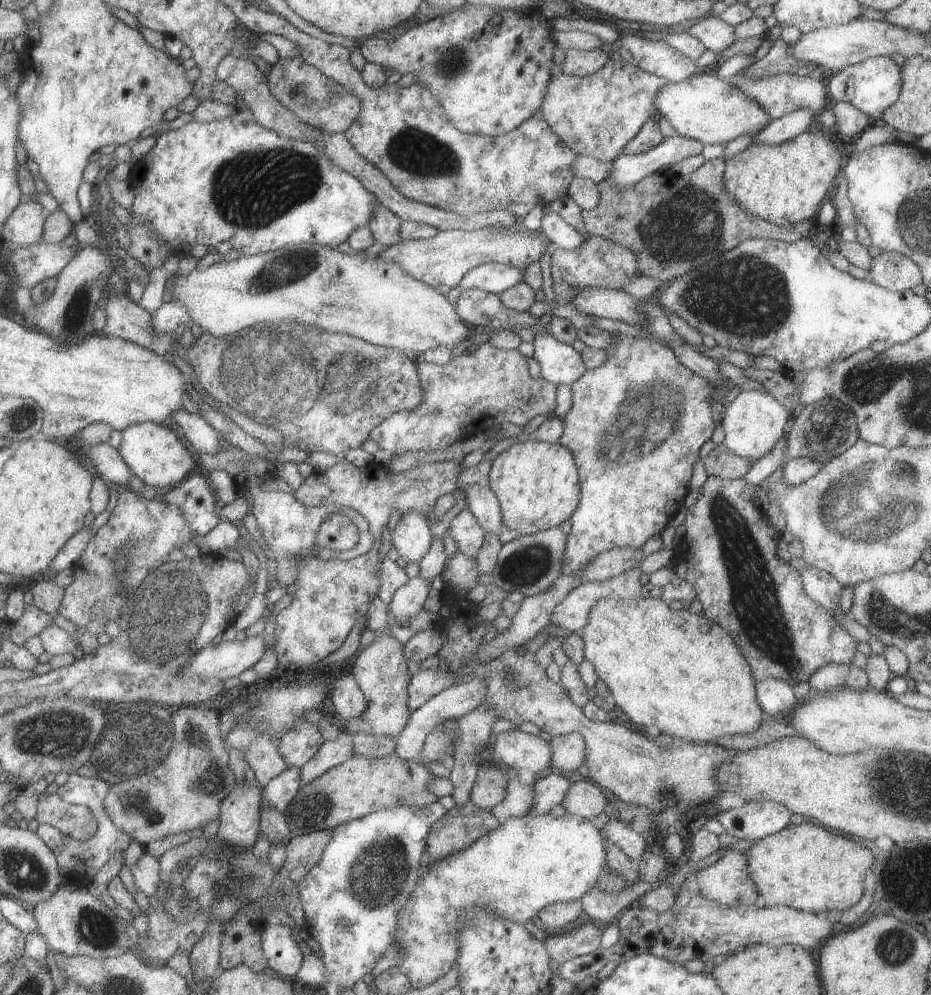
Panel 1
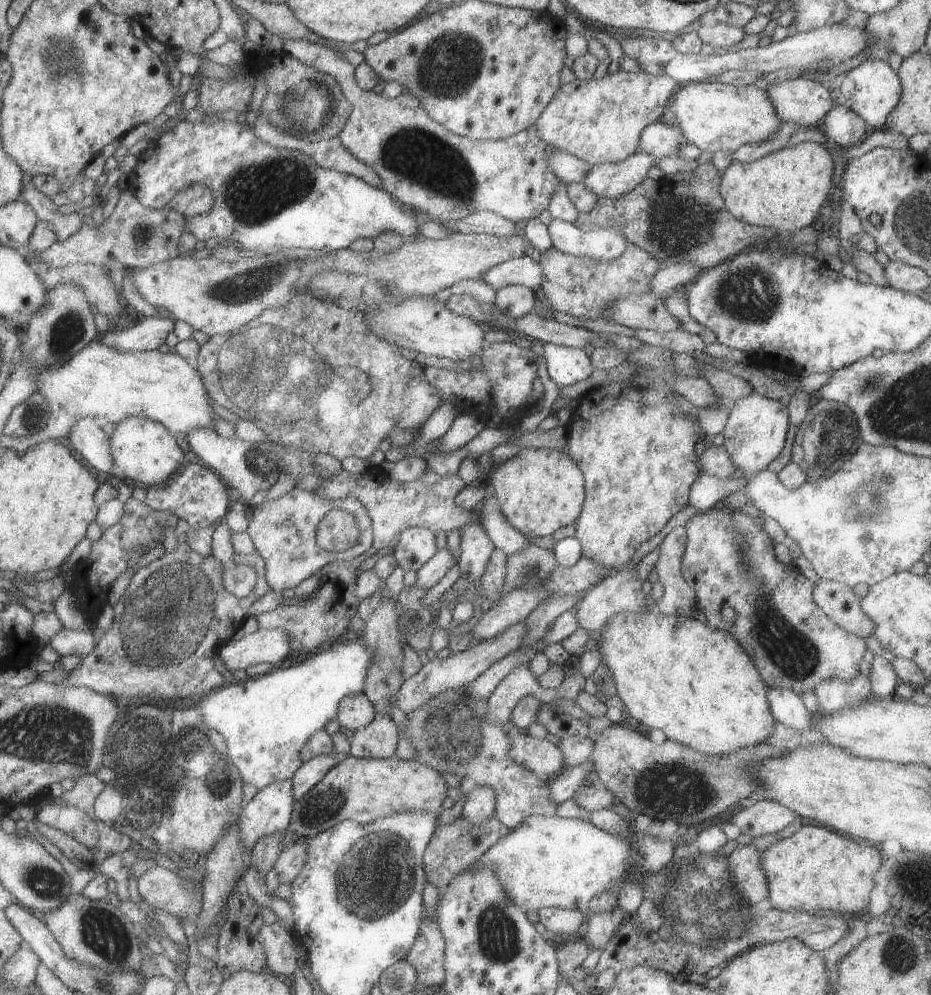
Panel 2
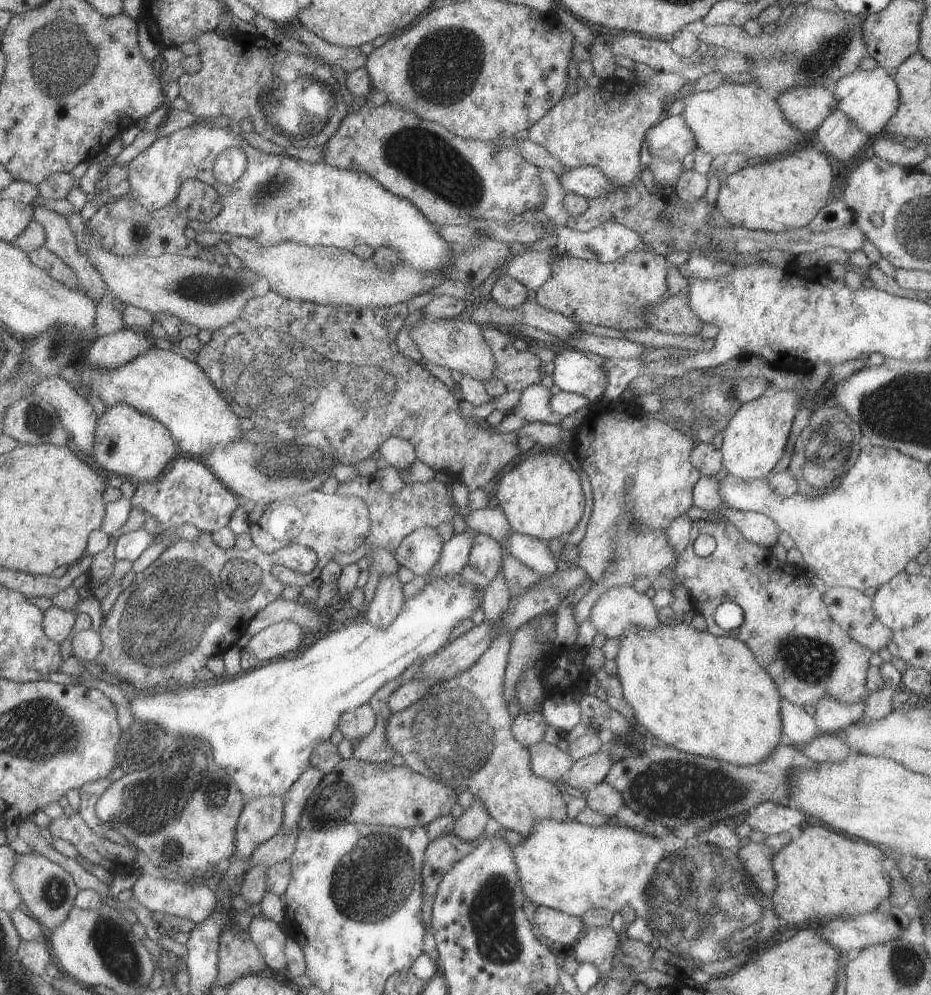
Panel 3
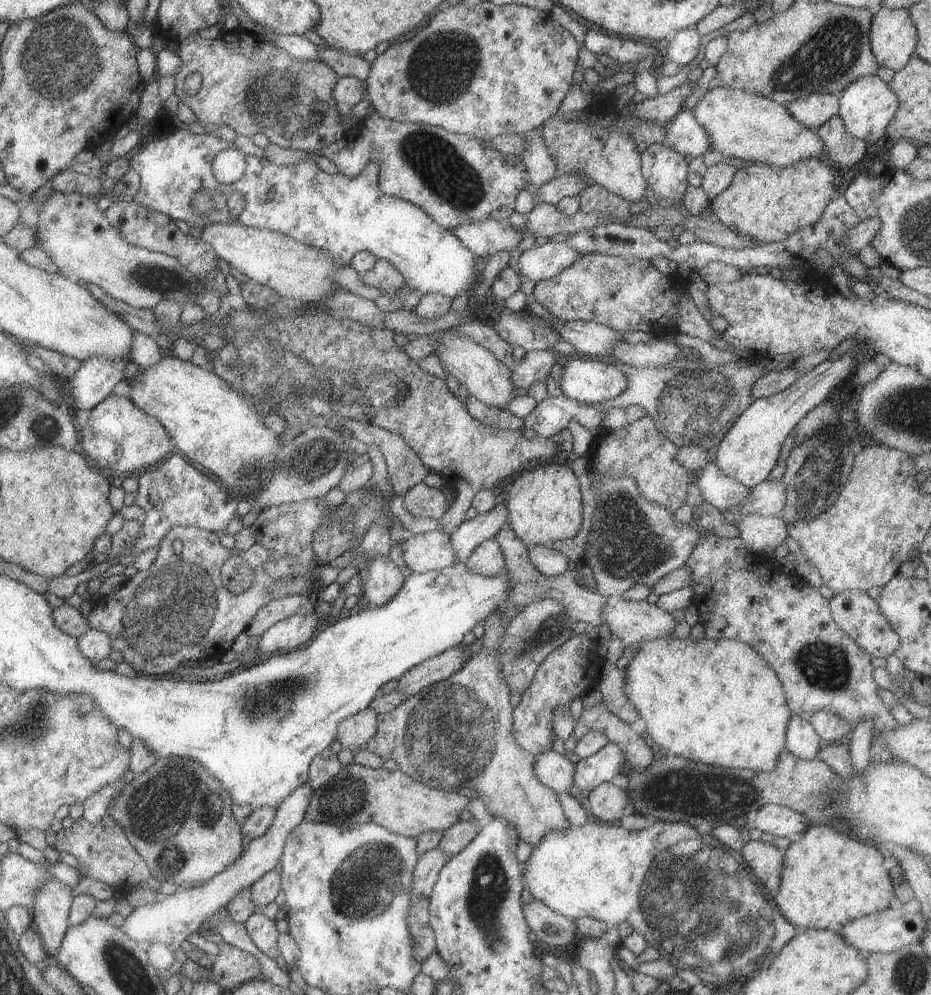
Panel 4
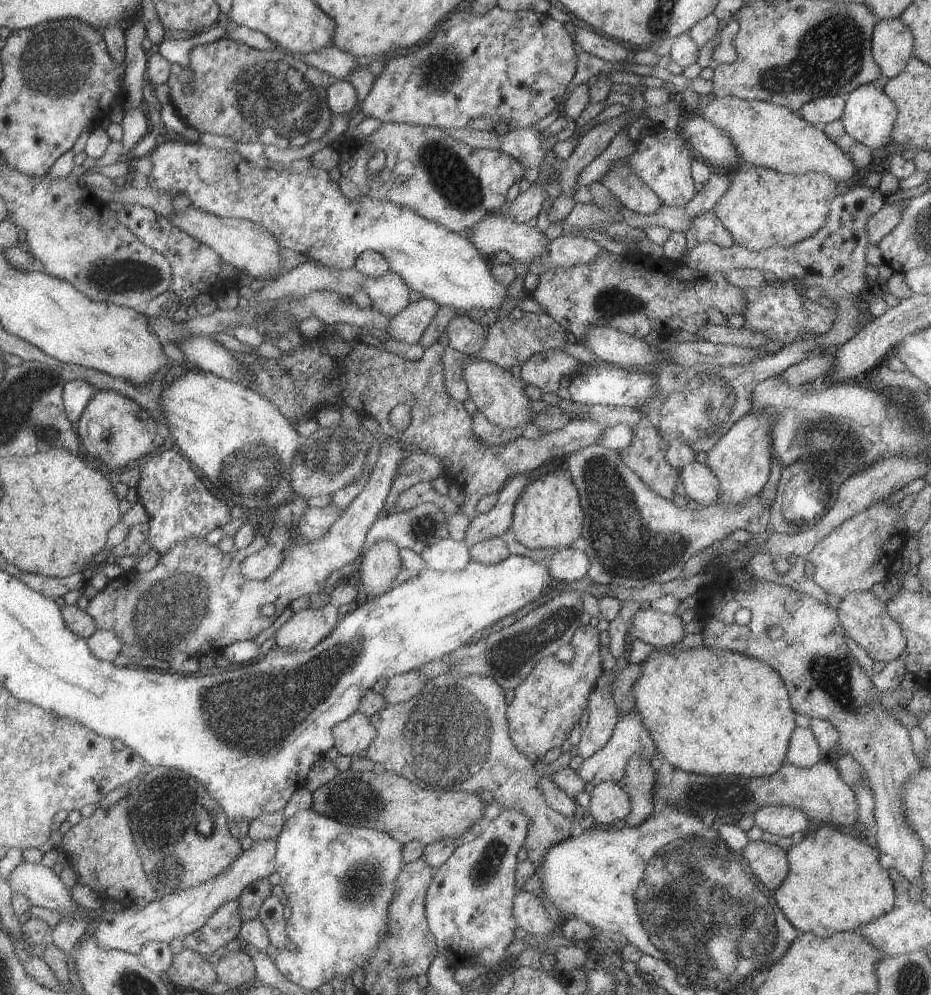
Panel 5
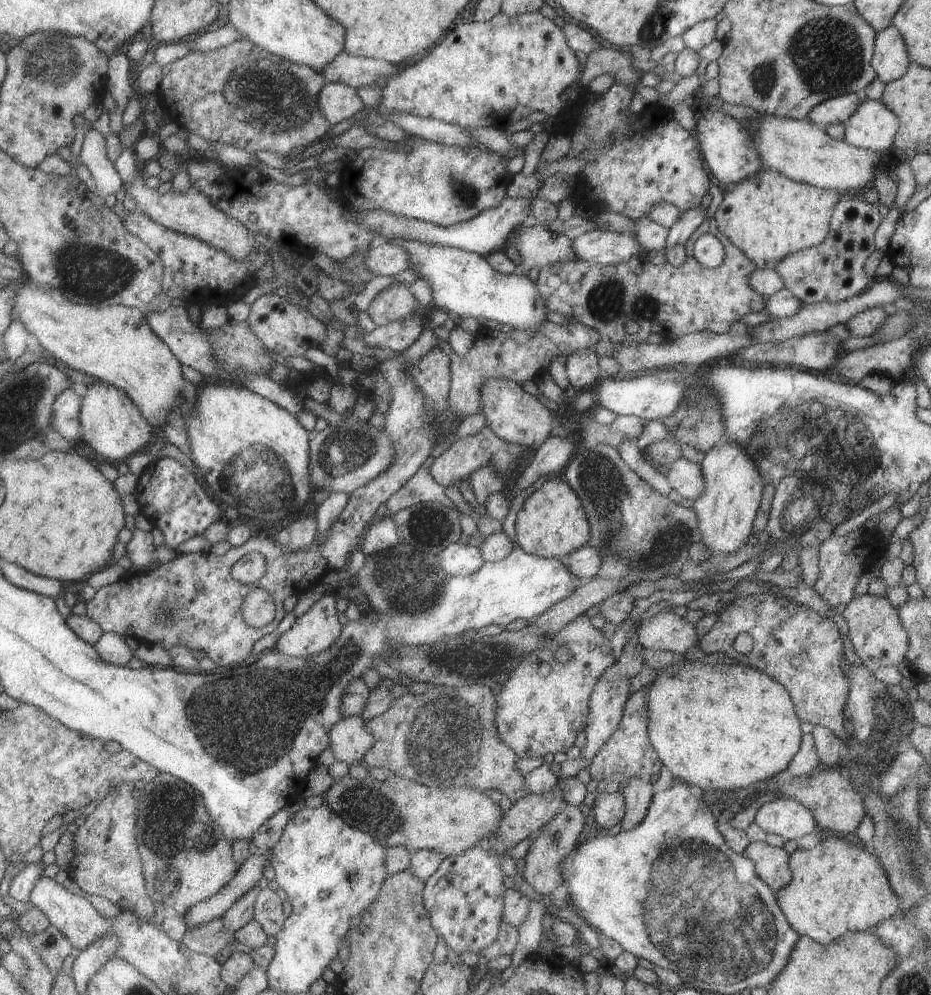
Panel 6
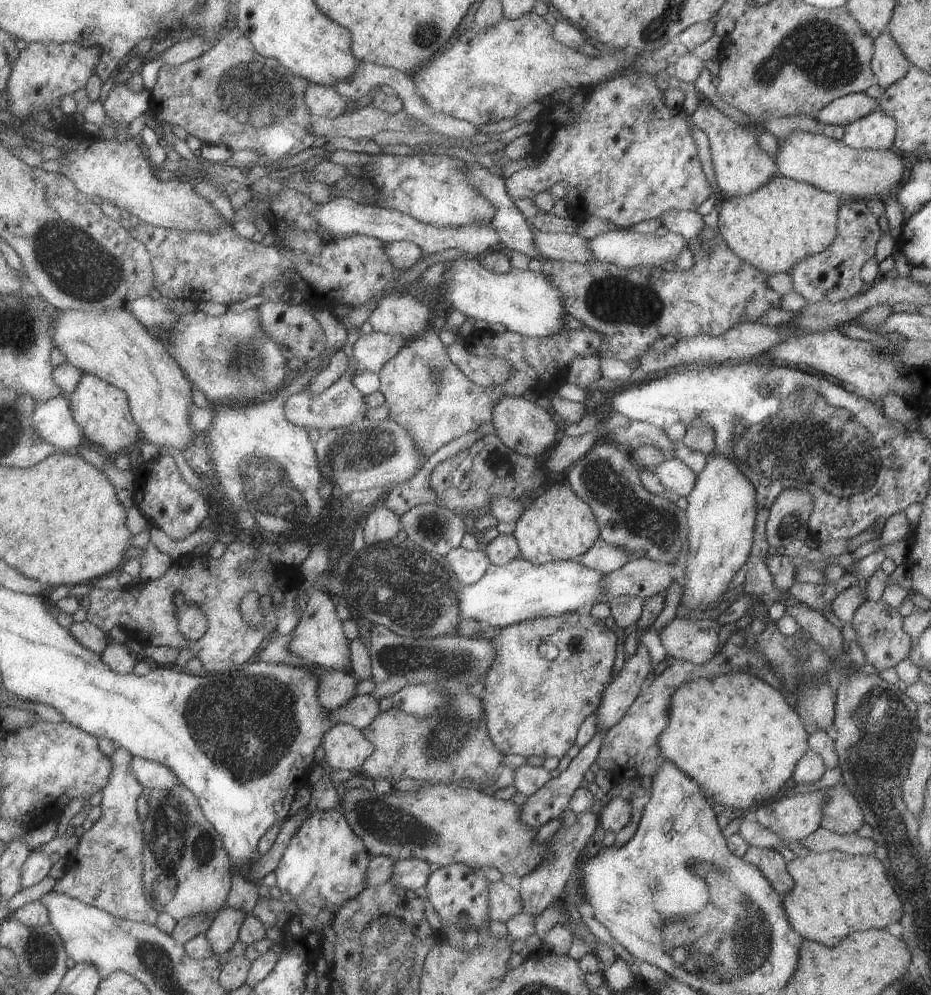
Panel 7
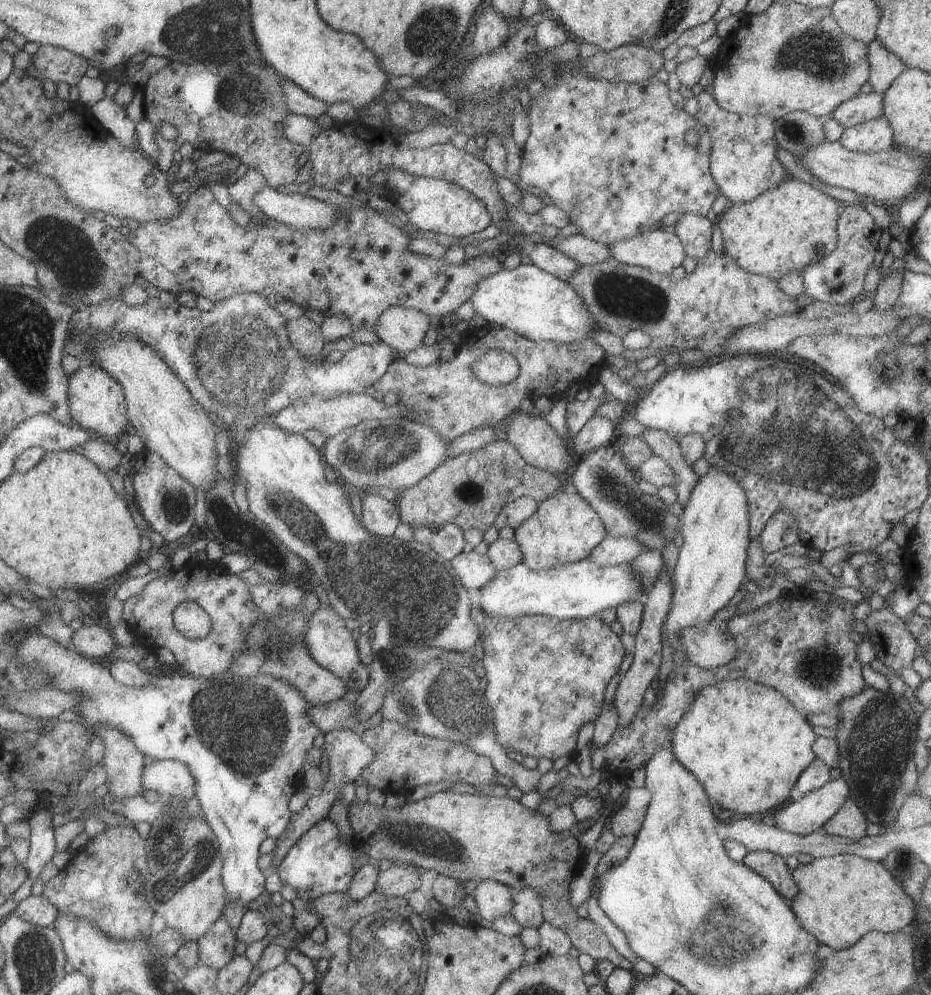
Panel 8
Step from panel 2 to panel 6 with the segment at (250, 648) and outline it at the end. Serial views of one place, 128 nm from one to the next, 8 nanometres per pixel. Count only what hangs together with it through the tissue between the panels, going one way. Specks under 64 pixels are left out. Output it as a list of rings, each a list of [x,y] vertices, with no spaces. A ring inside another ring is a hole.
[[[323,594],[303,615],[294,618],[290,628],[279,635],[274,648],[291,657],[305,657],[317,654],[329,648],[337,641],[342,625],[337,619],[338,610],[335,606],[335,595]]]

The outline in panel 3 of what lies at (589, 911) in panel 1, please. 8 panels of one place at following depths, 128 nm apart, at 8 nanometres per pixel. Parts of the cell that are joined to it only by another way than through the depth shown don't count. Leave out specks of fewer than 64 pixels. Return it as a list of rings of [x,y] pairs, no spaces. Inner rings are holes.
[[[611,926],[584,928],[583,933],[576,939],[576,943],[573,943],[571,952],[578,963],[594,964],[599,973],[608,973],[612,968],[611,960],[619,944],[620,934]]]

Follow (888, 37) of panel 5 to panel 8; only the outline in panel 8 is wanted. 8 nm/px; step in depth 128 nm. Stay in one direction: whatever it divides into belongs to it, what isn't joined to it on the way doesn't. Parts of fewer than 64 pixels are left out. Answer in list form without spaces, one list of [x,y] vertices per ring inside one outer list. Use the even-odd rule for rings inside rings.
[[[876,38],[867,44],[867,60],[869,65],[868,82],[872,86],[872,92],[880,95],[906,68],[905,64],[895,54],[885,50],[885,46],[881,46],[881,42]]]

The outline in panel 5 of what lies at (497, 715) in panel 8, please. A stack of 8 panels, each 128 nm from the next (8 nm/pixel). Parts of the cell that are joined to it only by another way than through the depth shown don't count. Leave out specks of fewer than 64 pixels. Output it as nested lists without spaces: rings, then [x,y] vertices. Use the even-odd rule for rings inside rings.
[[[590,625],[578,626],[569,642],[574,651],[571,660],[562,662],[554,655],[541,658],[533,665],[529,676],[513,690],[513,700],[505,711],[508,735],[529,762],[540,762],[547,750],[560,748],[571,728],[583,716],[594,682],[603,672],[601,659],[604,656],[599,651],[599,634],[597,628]]]

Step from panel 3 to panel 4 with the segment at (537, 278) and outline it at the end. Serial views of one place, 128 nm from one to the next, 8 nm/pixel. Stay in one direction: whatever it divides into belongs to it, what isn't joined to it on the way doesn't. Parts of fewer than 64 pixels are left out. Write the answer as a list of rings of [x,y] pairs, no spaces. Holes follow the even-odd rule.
[[[547,240],[541,246],[531,246],[521,252],[516,266],[524,279],[536,283],[557,276],[579,256],[565,241],[555,243]]]

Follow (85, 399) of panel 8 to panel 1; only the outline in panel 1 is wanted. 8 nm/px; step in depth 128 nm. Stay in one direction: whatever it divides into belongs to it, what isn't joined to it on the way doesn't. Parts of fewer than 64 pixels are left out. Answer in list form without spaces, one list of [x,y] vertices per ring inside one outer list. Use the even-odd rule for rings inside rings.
[[[150,421],[129,424],[120,434],[118,454],[129,466],[131,473],[143,481],[147,488],[175,487],[192,473],[193,467],[197,464],[195,456],[188,452],[185,445],[164,424]]]

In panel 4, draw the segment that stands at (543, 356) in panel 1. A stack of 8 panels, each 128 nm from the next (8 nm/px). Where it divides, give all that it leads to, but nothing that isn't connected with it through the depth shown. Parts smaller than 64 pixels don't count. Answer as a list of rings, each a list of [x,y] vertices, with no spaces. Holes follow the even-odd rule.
[[[576,354],[569,358],[562,367],[558,376],[553,377],[558,381],[556,386],[559,387],[563,396],[580,403],[598,405],[599,402],[619,396],[619,392],[623,392],[627,388],[625,373],[622,373],[618,366],[609,366],[599,362],[599,360],[597,362],[595,360],[583,360],[580,355]]]

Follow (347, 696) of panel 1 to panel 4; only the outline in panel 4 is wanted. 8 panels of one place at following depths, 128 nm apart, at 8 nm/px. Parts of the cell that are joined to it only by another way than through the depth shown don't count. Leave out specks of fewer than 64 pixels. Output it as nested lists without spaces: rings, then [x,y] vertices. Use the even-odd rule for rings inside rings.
[[[367,707],[337,723],[336,740],[343,748],[355,752],[376,733],[377,713]]]

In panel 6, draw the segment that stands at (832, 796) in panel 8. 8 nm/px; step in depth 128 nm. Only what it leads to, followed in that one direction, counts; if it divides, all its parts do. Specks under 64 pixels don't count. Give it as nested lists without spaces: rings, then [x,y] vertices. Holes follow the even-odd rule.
[[[788,798],[763,803],[756,810],[753,822],[766,833],[779,834],[784,841],[795,840],[816,826],[813,813]]]

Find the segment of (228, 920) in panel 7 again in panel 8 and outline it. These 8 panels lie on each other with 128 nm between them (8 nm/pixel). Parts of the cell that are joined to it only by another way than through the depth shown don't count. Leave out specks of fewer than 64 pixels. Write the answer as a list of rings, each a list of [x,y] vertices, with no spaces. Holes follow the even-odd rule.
[[[223,916],[217,918],[209,930],[205,930],[197,940],[199,950],[198,965],[209,966],[217,971],[223,968],[233,957],[235,932],[231,930]]]

